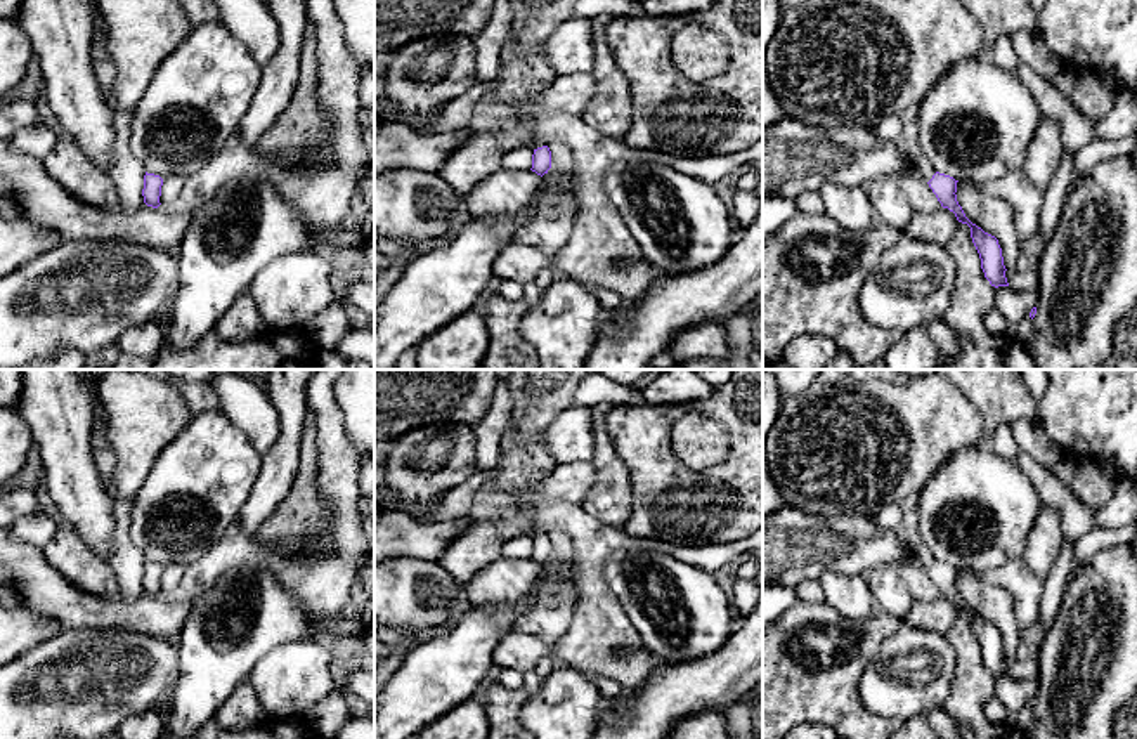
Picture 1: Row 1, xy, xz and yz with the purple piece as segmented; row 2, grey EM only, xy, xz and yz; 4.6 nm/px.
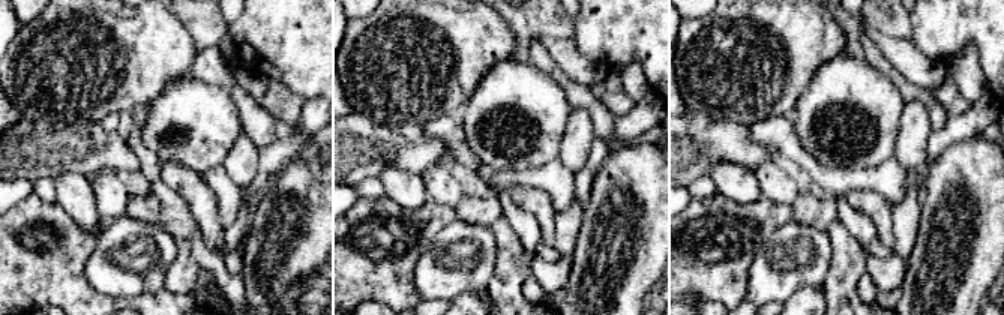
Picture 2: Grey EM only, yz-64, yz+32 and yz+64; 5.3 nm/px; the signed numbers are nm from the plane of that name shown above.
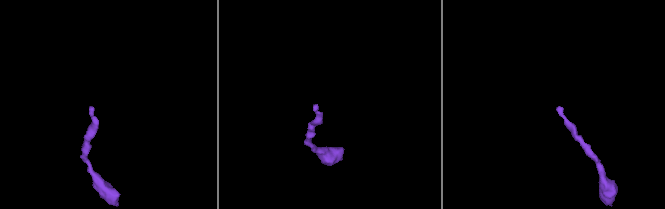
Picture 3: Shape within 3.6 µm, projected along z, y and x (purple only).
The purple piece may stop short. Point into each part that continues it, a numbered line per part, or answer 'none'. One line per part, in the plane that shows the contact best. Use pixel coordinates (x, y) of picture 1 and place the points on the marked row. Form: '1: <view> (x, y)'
1: yz (926, 170)

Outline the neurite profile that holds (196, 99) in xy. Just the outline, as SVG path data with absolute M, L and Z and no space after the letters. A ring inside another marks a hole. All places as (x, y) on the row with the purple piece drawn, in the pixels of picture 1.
M220 19L196 26L161 62L146 94L132 109L130 151L147 173L163 180L199 172L237 132L258 85L260 66Z

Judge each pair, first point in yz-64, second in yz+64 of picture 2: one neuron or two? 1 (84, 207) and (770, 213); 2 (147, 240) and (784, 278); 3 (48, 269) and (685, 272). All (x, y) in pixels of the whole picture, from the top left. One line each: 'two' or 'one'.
1: two
2: one
3: one

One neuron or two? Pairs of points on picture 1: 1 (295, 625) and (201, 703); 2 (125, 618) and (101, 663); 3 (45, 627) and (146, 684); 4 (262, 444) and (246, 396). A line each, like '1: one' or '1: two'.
1: one
2: two
3: two
4: one

